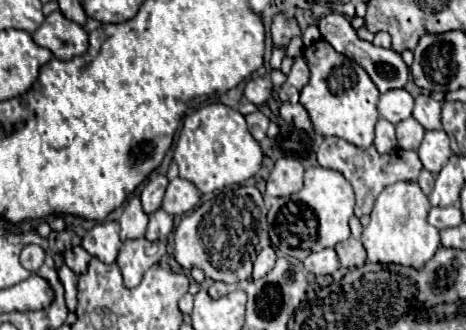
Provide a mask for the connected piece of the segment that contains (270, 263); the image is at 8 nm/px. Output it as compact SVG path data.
M268 246L268 248L264 248L260 254L258 254L258 258L254 260L254 272L252 272L252 276L258 280L260 276L266 276L272 268L274 268L274 262L276 262L276 252Z

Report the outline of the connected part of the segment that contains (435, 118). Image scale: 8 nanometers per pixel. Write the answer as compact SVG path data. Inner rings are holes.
M420 94L414 100L414 110L412 116L424 126L424 130L440 130L440 102L436 102L432 96L428 94Z

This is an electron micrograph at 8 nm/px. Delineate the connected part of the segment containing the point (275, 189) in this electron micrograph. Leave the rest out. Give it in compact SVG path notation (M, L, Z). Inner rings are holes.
M283 156L276 160L268 182L266 182L266 194L268 196L290 196L292 192L298 192L302 188L304 178L304 166L294 156Z

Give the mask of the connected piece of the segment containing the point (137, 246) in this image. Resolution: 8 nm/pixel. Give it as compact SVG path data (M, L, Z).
M146 238L126 240L116 260L124 278L124 286L134 288L136 284L140 284L144 272L154 266L164 254L166 246L162 242L148 242Z

